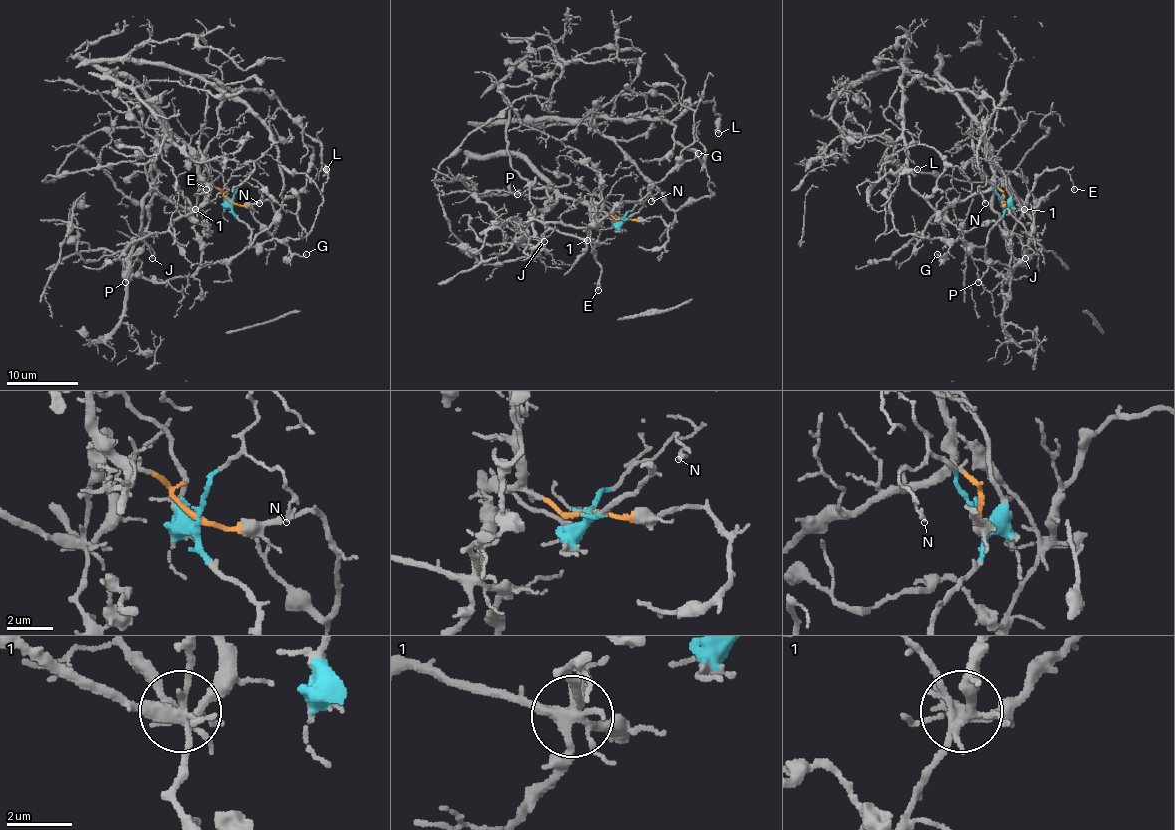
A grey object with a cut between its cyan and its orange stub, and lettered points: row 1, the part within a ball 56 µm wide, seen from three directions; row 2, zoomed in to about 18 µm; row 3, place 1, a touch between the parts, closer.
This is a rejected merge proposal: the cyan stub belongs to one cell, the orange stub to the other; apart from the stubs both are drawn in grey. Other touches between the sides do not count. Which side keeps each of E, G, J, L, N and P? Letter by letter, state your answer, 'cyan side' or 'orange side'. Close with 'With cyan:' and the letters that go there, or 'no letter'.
E: orange side
G: cyan side
J: cyan side
L: cyan side
N: cyan side
P: cyan side
With cyan: G, J, L, N, P

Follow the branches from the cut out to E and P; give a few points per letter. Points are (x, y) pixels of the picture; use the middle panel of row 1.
E: (622, 218), (559, 196), (543, 214), (543, 220), (554, 229), (595, 243), (593, 254), (601, 279), (599, 290)
P: (622, 218), (642, 204), (617, 205), (599, 220), (570, 227), (539, 222), (528, 191), (518, 195)

